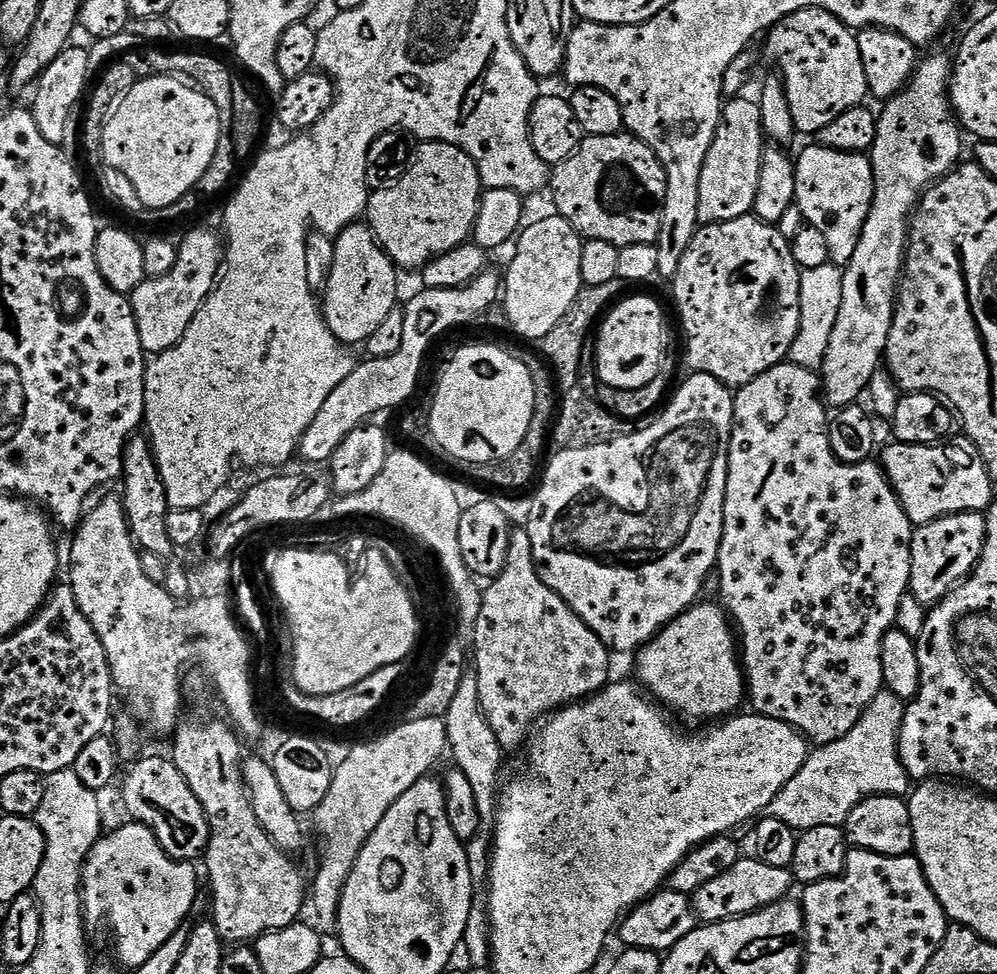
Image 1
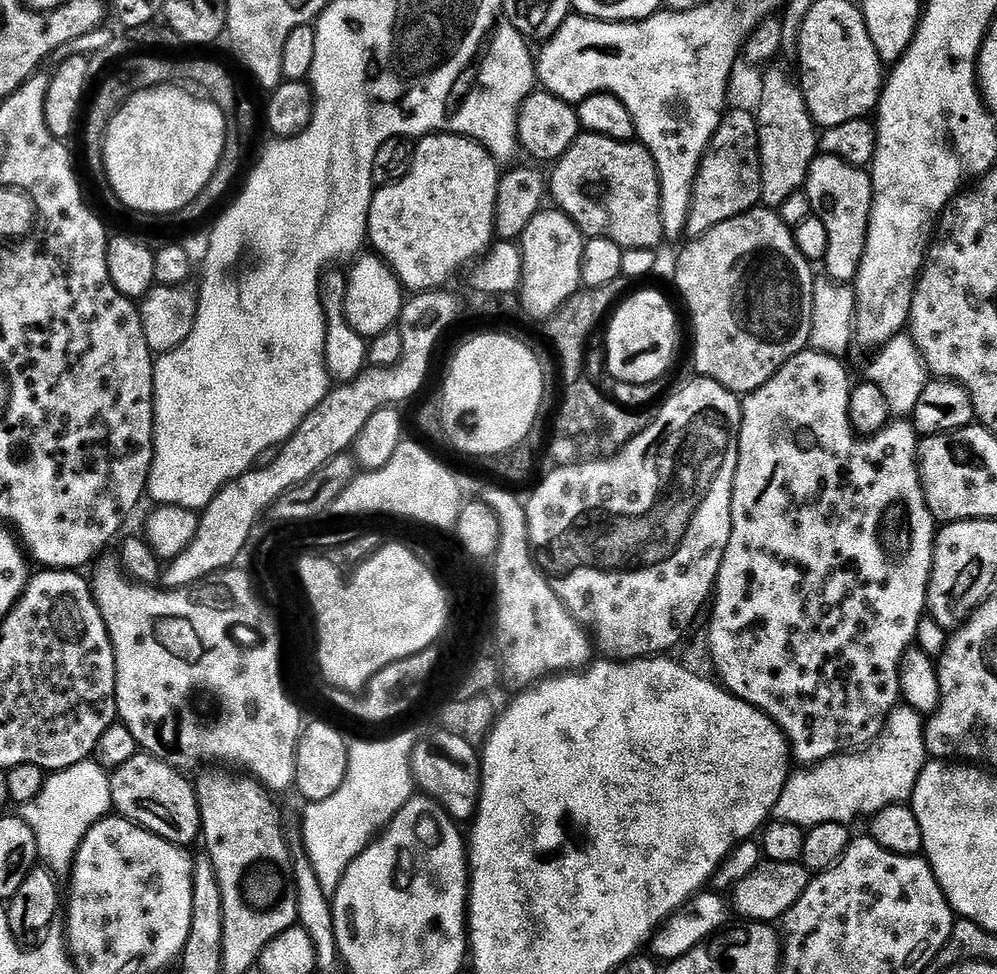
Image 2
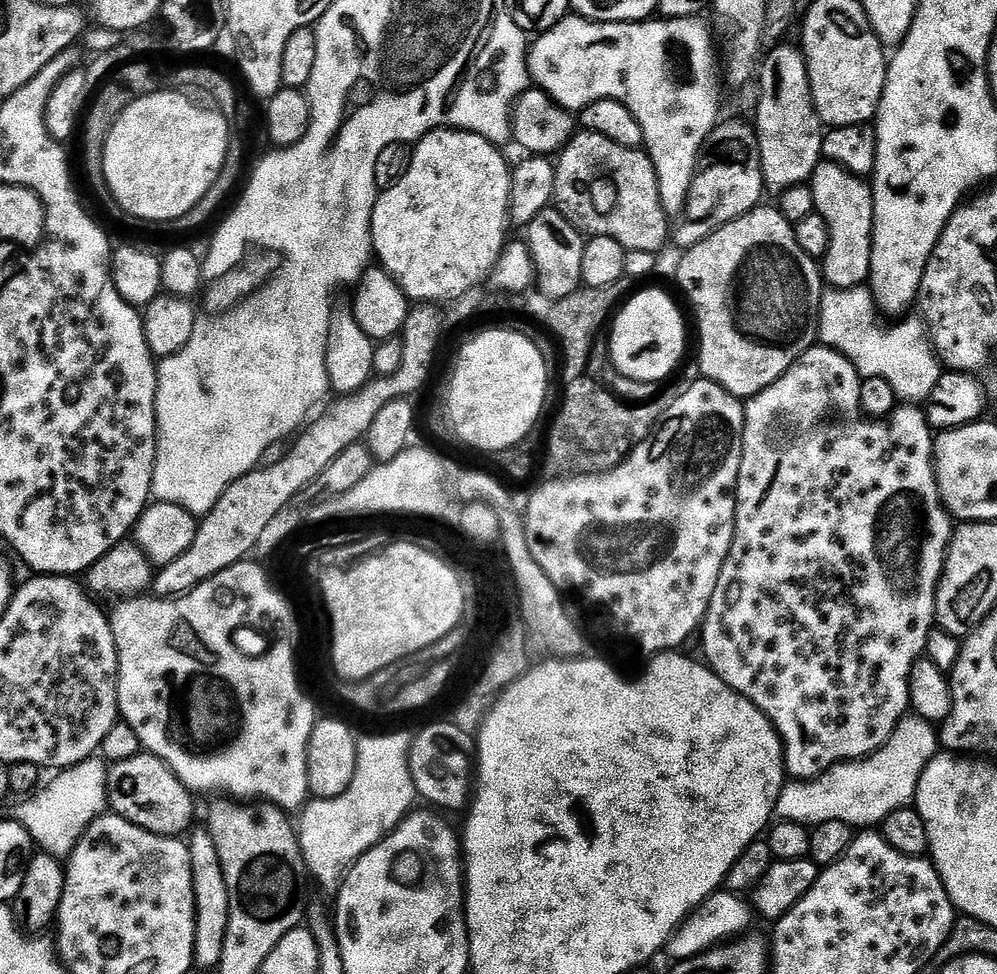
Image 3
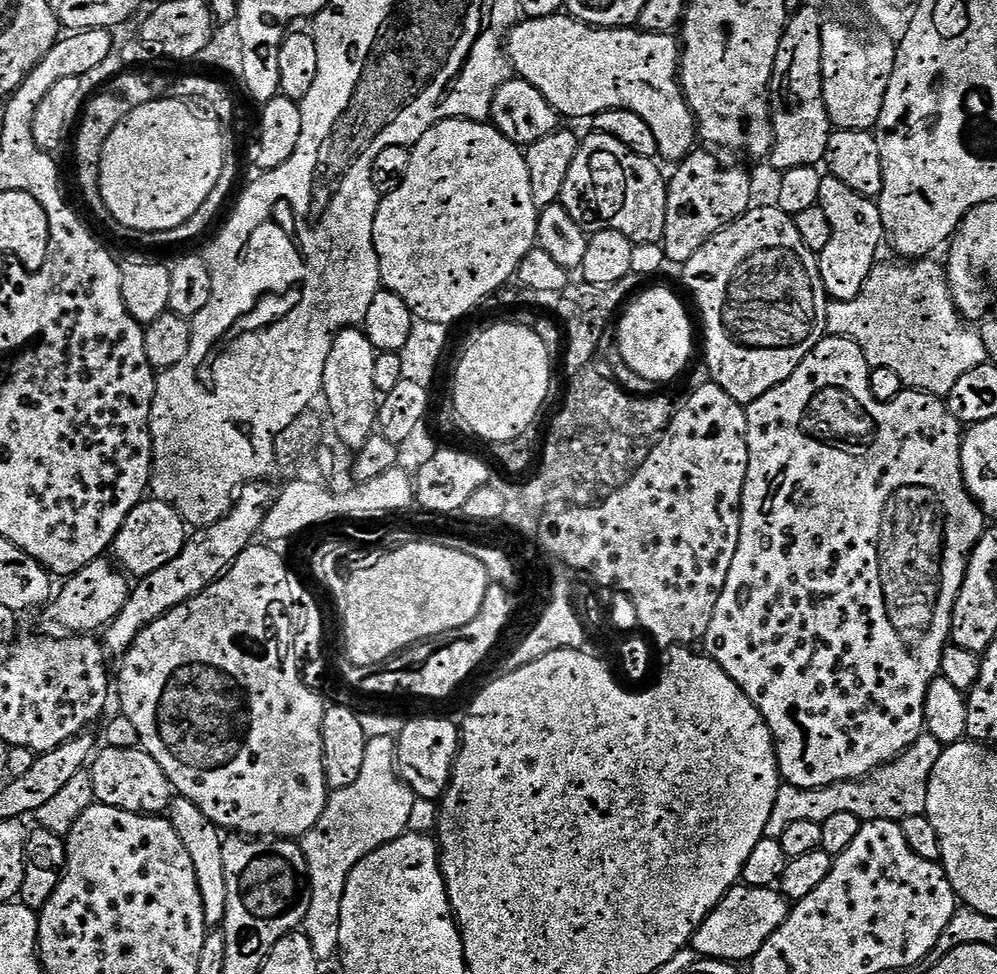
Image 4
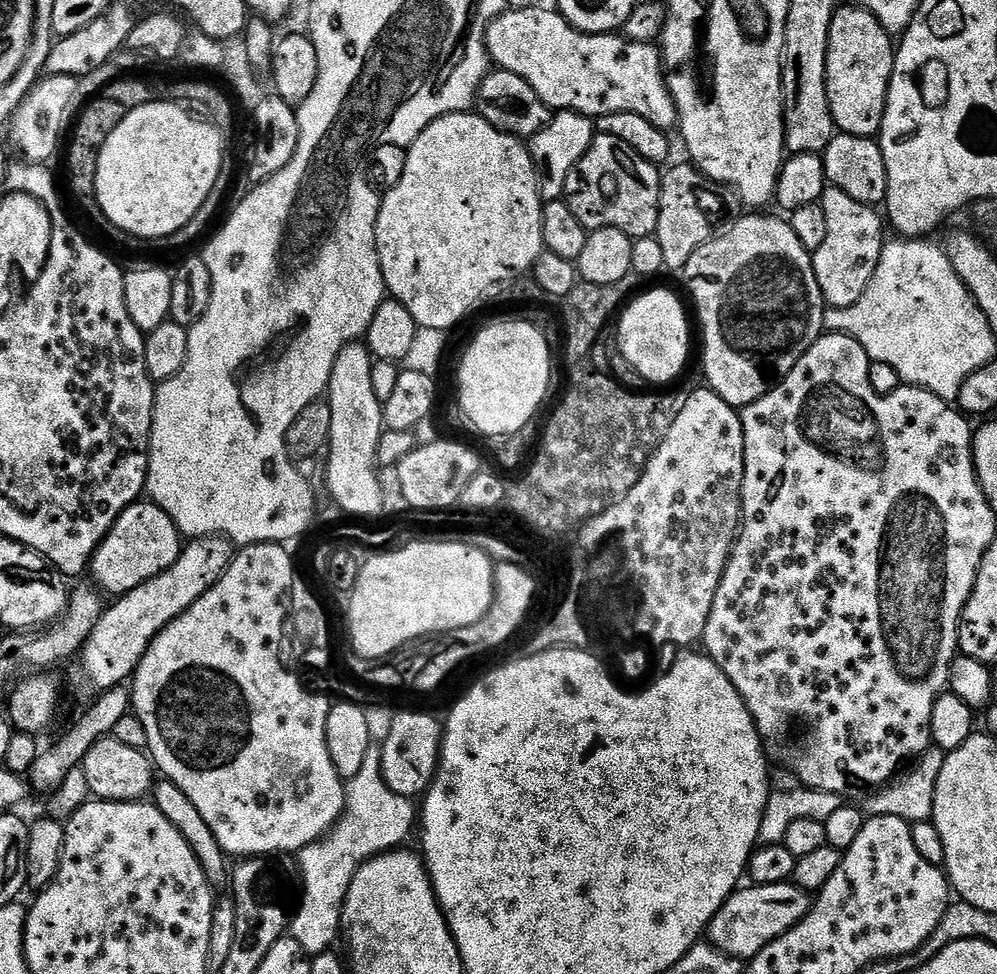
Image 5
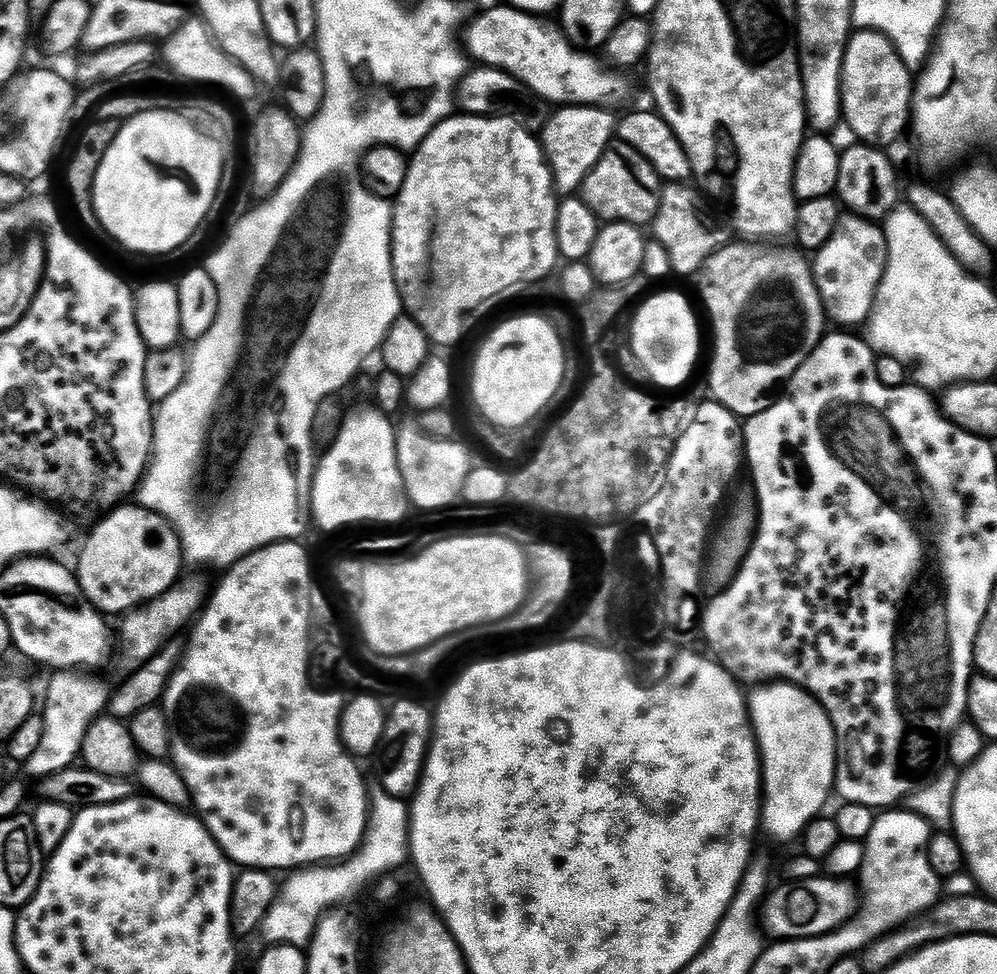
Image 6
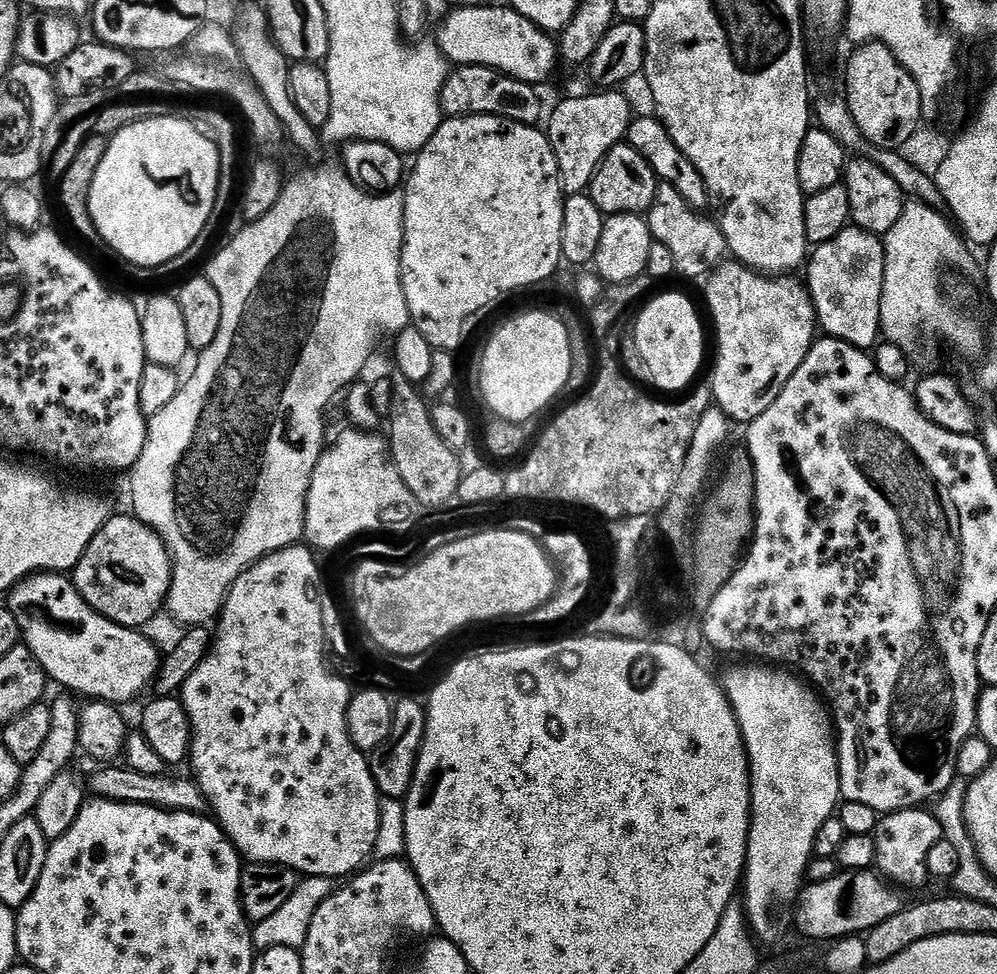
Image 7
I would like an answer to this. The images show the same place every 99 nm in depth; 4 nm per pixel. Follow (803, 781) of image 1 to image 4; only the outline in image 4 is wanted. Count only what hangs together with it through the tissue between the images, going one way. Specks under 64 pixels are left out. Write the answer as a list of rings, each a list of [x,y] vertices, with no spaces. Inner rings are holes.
[[[921,734],[914,743],[909,746],[895,760],[884,764],[881,768],[865,776],[862,780],[847,780],[841,784],[831,784],[825,788],[799,788],[793,784],[781,783],[778,790],[778,798],[774,798],[774,810],[770,810],[770,822],[766,822],[765,837],[770,840],[779,840],[780,835],[794,822],[818,822],[831,818],[834,814],[856,815],[861,822],[869,820],[895,820],[897,822],[906,818],[924,815],[926,810],[926,790],[930,782],[930,774],[934,774],[934,765],[943,754],[945,745],[938,742],[938,738]]]

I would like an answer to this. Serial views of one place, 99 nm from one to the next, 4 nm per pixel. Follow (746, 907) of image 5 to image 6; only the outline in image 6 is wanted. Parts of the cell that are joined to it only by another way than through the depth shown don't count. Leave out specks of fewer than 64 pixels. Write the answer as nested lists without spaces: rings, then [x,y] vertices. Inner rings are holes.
[[[827,874],[815,876],[812,880],[783,882],[769,891],[762,905],[763,931],[776,936],[777,941],[805,940],[824,936],[848,922],[858,904],[858,896],[847,879],[833,878]]]

